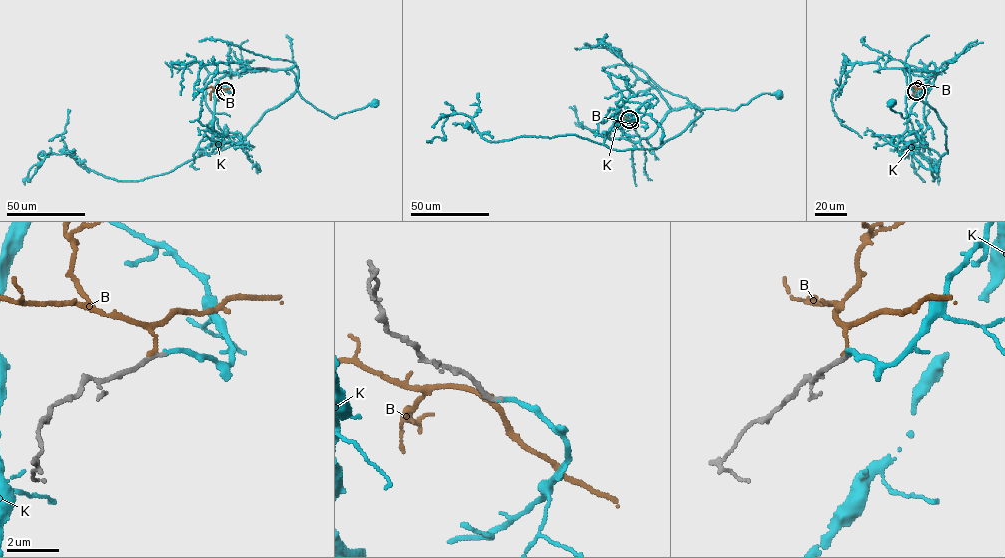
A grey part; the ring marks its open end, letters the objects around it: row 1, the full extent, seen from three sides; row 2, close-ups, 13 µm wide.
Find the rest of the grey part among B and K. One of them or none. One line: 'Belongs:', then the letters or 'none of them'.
Belongs: K

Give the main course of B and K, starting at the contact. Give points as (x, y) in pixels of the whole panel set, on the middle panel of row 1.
B: (628, 119), (614, 118)
K: (629, 119), (632, 125), (622, 131), (638, 142), (673, 110), (734, 110), (762, 93), (778, 95)

